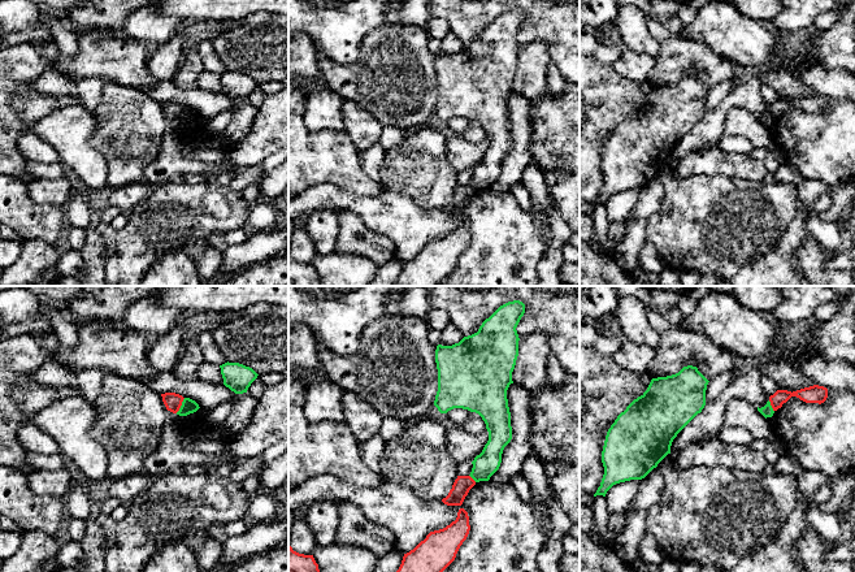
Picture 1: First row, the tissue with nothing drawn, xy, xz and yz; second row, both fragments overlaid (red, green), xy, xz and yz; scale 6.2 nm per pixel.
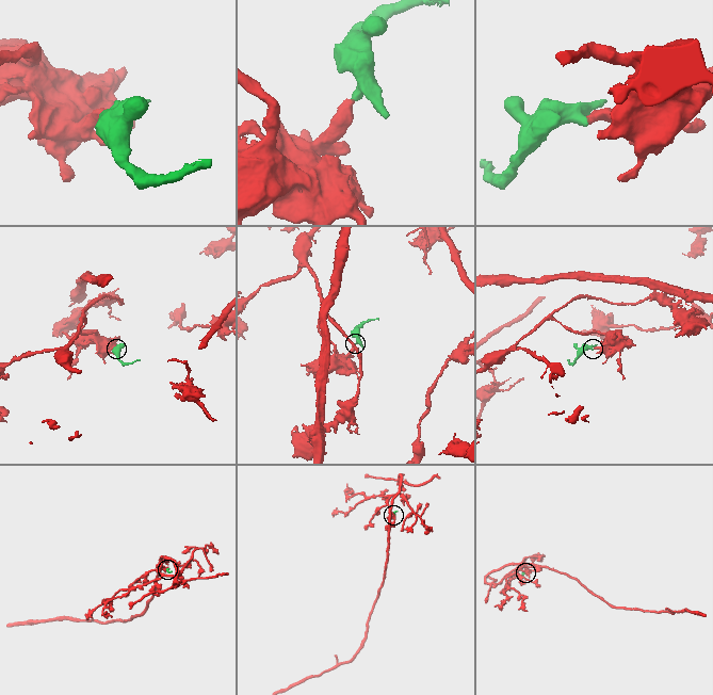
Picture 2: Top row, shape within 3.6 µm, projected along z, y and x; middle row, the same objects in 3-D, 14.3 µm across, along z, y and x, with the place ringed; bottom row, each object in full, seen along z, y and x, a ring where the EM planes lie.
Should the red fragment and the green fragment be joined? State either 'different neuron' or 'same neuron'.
different neuron

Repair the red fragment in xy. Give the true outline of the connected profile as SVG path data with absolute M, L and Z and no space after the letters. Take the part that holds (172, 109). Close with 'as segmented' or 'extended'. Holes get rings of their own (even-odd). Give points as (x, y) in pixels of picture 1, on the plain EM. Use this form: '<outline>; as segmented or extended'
M175 101L161 103L162 110L168 120L177 122L182 114L183 105Z; as segmented

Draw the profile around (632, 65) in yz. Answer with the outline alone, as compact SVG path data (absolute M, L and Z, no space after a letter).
M620 44L620 49L621 57L612 64L613 70L628 79L647 79L650 70L656 64L656 58L646 53L633 52L622 44Z

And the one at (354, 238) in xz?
M342 209L338 212L338 220L335 252L363 256L378 268L395 259L395 243L389 237L366 228L355 212Z

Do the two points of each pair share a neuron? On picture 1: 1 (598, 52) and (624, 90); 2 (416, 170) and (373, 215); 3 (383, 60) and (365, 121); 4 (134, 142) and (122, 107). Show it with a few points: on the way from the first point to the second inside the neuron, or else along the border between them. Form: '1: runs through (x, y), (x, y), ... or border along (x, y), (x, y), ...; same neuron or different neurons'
1: border along (593, 56), (611, 65); different neurons
2: border along (385, 189), (407, 195), (421, 208); different neurons
3: border along (346, 99), (351, 99), (367, 109), (383, 126); different neurons
4: runs through (130, 133), (130, 125), (125, 116); same neuron

